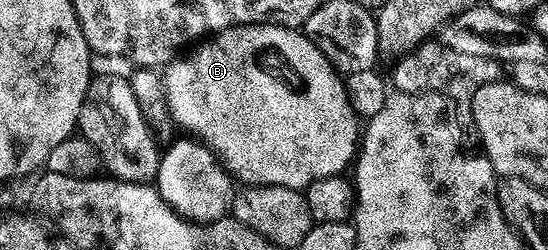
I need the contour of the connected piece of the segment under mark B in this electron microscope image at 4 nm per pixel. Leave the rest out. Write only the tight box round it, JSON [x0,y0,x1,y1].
[162,25,360,191]

